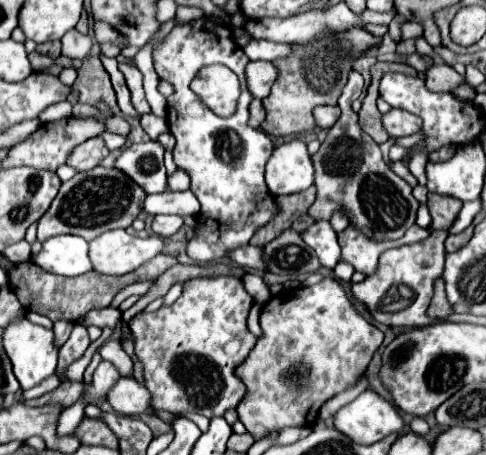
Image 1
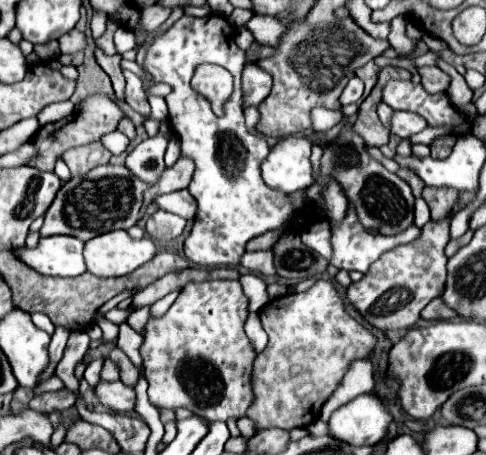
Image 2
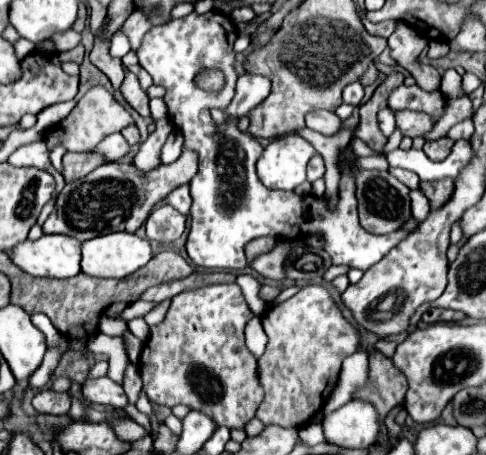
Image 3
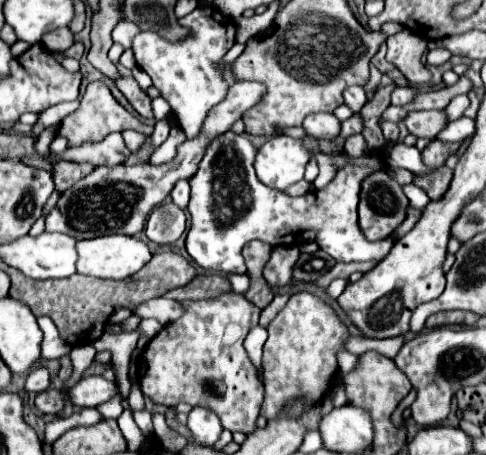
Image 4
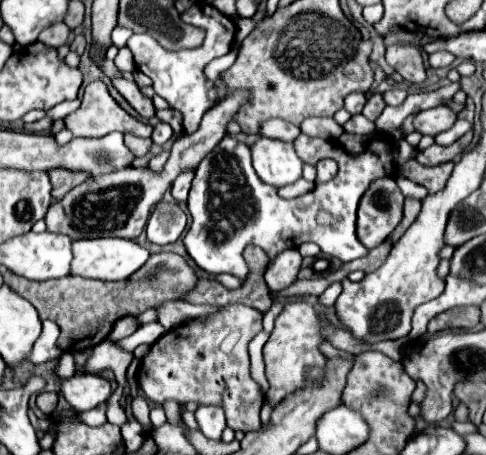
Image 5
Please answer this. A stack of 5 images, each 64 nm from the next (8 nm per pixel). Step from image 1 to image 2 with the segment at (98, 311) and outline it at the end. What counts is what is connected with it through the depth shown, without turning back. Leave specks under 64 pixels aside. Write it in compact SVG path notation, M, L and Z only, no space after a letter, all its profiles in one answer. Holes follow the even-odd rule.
M114 308L114 310L110 310L108 314L102 314L102 312L98 312L96 314L96 318L94 318L94 322L98 322L100 318L108 318L110 322L114 322L114 324L120 324L120 322L124 322L126 318L128 318L128 314L130 314L132 310L128 308L128 310L120 310L120 308Z

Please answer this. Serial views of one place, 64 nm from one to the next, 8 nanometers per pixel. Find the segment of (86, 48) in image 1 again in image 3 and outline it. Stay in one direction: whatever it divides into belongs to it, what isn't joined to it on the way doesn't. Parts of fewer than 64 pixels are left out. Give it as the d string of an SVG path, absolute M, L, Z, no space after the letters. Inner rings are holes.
M68 30L68 32L62 32L60 36L52 36L52 40L54 40L58 52L66 52L66 50L72 50L72 48L76 48L80 44L82 34L74 32L74 30Z

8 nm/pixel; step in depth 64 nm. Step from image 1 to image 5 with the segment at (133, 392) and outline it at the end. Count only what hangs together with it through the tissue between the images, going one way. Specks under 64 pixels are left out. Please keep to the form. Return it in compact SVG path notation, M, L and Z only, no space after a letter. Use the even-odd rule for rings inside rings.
M82 374L82 376L72 376L64 380L62 394L76 412L84 412L106 402L112 394L112 386L102 376Z

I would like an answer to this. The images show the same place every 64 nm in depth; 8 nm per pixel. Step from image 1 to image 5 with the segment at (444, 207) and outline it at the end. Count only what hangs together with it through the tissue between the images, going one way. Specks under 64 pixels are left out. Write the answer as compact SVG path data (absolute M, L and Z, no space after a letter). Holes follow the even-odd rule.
M414 160L412 164L402 164L400 170L406 174L408 180L424 186L428 190L428 194L436 194L438 190L444 190L444 186L452 174L452 162L426 168Z

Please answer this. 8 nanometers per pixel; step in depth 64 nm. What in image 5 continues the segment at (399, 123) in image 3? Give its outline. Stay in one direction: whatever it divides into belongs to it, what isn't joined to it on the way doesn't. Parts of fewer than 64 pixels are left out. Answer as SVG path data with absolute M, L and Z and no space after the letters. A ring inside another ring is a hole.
M438 106L430 108L424 112L414 114L414 130L420 132L422 136L436 136L444 130L448 130L456 120L456 114L448 106Z

